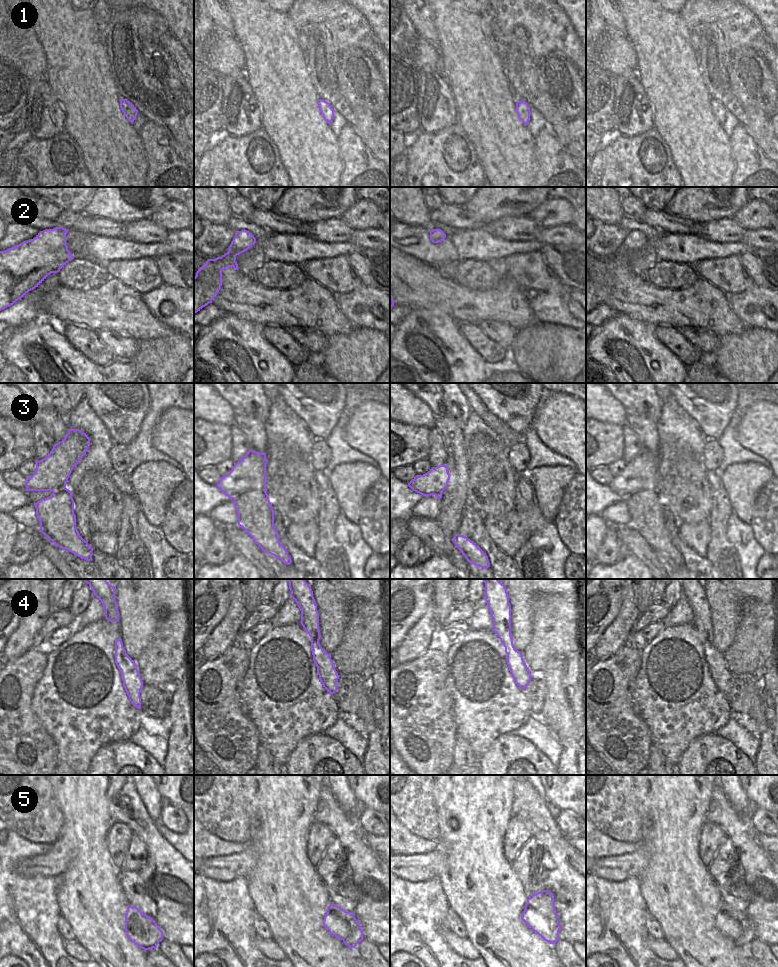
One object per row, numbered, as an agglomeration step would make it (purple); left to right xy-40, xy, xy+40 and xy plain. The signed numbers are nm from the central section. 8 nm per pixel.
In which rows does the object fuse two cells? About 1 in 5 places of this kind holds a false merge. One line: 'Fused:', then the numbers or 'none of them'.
Fused: none of them.

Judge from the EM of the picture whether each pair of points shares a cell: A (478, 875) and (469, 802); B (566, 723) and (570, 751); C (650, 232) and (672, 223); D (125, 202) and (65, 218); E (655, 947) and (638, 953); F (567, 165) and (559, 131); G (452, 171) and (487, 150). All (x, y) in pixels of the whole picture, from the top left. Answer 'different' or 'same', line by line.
A: same
B: different
C: different
D: different
E: different
F: different
G: different

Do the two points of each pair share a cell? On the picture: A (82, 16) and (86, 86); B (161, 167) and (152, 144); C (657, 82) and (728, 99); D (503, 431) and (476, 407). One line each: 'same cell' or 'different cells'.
A: same cell
B: same cell
C: different cells
D: same cell

